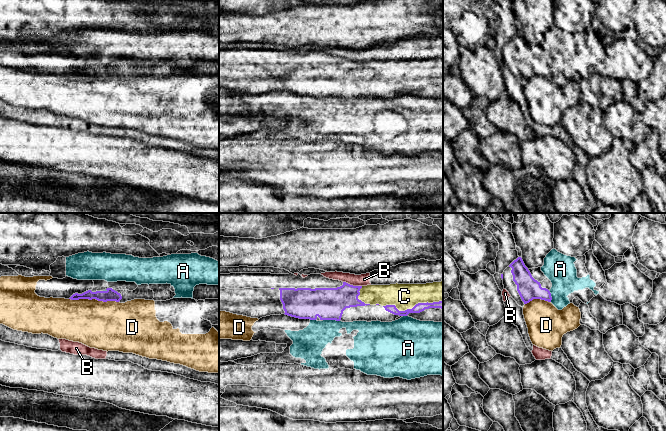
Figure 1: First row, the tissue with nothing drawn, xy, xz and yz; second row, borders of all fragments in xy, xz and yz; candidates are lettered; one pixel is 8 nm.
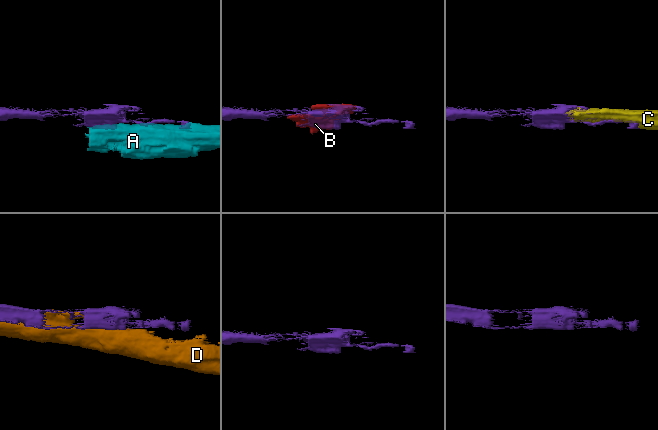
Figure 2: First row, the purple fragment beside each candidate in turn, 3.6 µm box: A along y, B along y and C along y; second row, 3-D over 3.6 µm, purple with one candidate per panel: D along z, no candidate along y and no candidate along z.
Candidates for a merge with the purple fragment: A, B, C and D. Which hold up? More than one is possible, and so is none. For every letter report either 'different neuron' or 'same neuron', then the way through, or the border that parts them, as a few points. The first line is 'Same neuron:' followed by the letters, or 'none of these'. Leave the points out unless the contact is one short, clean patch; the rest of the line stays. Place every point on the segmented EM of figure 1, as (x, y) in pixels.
Same neuron: C
A: different neuron
B: different neuron
C: same neuron
D: different neuron

